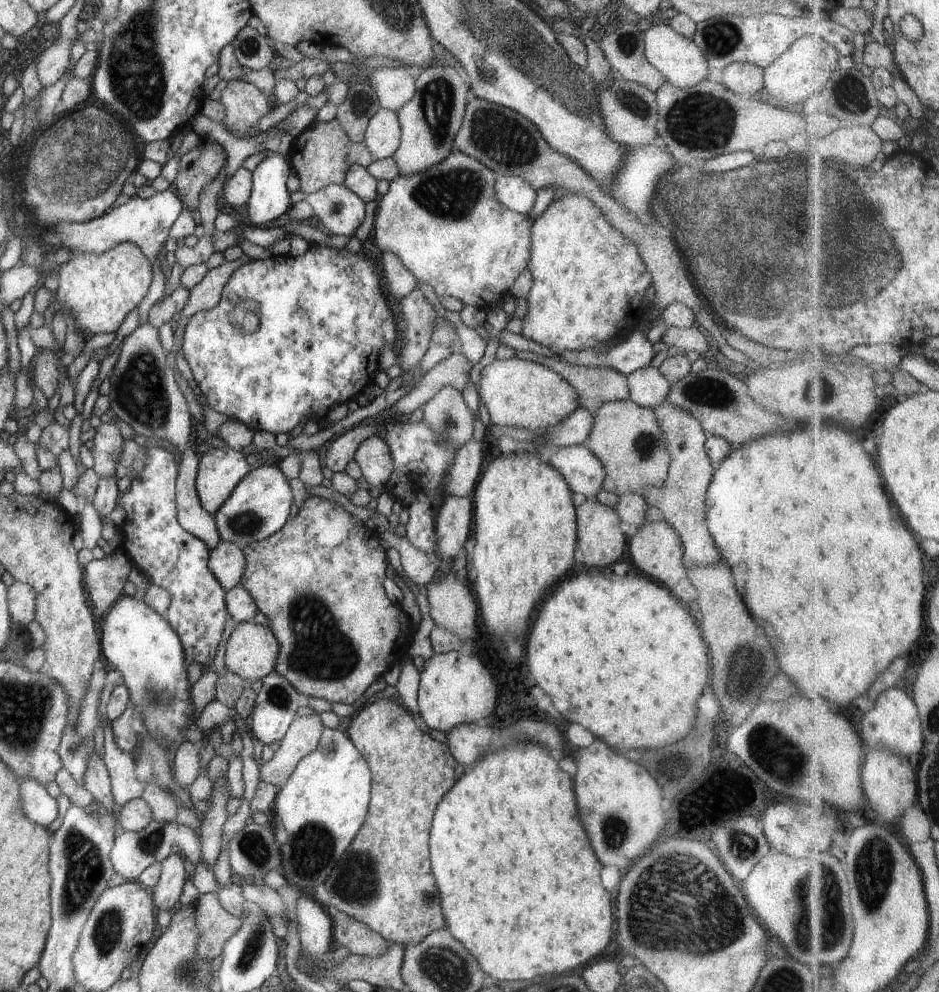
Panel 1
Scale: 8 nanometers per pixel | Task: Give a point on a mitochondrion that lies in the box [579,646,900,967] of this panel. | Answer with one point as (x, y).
(657, 907)

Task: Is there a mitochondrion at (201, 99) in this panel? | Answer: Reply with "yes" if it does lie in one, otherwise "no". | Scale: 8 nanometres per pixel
no

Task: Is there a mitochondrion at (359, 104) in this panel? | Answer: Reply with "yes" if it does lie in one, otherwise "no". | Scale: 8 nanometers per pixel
yes

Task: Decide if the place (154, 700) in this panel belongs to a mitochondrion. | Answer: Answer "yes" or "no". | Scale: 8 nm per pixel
yes

